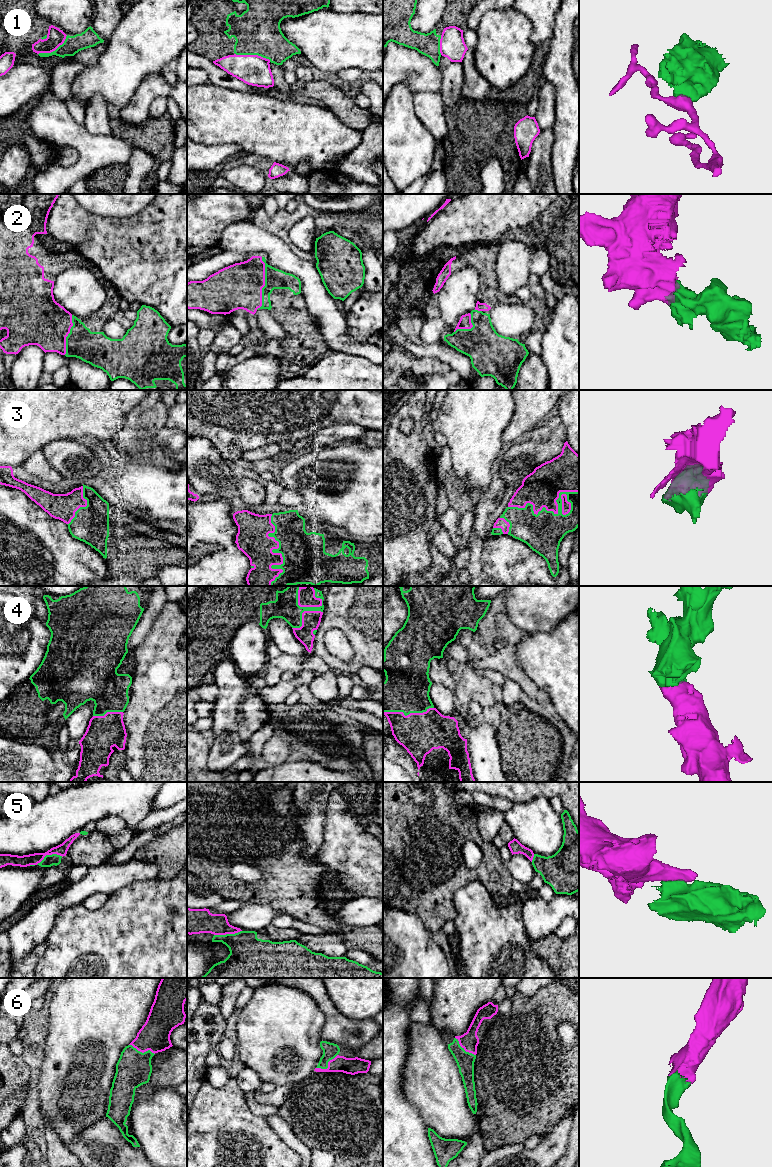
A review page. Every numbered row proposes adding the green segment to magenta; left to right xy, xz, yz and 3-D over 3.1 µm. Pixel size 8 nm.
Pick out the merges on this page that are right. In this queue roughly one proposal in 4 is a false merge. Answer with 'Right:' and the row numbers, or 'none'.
Right: 3, 4, 5, 6

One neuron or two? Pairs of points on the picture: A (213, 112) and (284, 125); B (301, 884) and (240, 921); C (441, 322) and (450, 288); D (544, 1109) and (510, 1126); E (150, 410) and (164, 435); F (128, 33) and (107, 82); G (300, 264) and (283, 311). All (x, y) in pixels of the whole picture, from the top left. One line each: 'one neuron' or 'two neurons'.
A: one neuron
B: two neurons
C: one neuron
D: one neuron
E: two neurons
F: one neuron
G: two neurons

